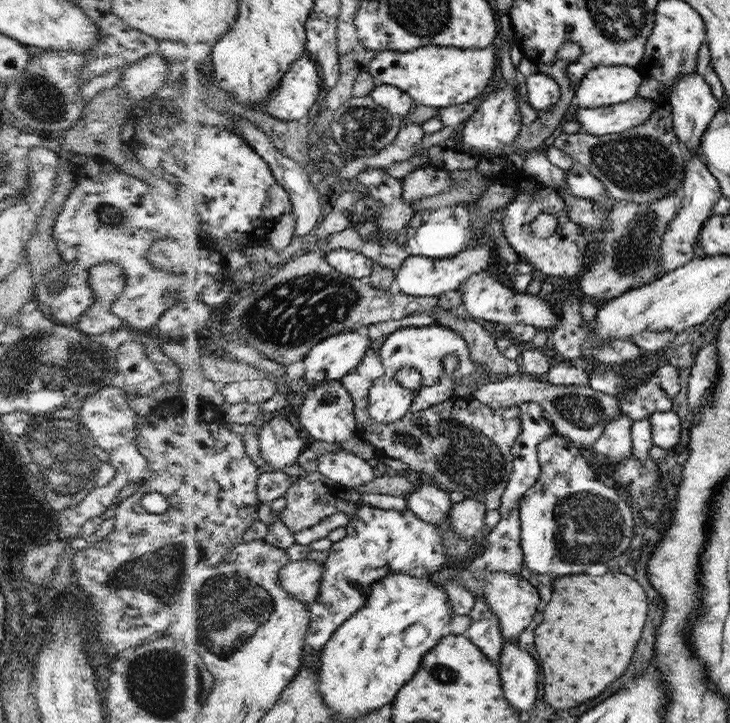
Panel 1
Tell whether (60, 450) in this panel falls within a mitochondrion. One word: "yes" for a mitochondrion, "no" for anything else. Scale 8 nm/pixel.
yes

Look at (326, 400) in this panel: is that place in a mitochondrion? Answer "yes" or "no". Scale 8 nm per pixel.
no

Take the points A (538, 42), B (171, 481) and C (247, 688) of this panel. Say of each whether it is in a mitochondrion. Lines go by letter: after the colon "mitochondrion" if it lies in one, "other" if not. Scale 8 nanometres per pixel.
A: other
B: other
C: other

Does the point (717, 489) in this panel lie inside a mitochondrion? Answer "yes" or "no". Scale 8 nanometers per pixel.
no

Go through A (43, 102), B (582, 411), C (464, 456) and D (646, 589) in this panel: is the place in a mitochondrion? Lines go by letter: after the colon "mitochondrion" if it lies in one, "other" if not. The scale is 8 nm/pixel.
A: mitochondrion
B: mitochondrion
C: mitochondrion
D: other

